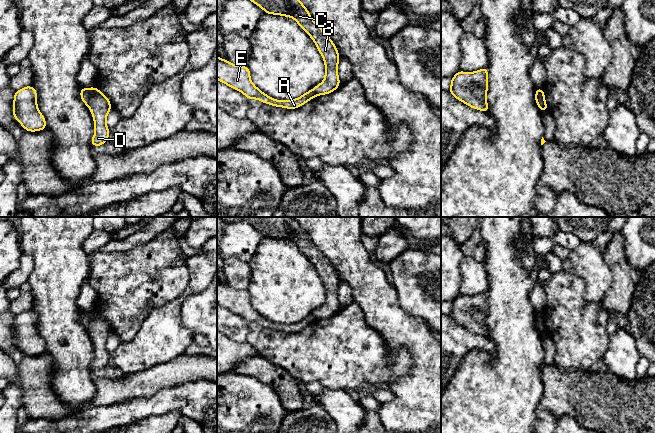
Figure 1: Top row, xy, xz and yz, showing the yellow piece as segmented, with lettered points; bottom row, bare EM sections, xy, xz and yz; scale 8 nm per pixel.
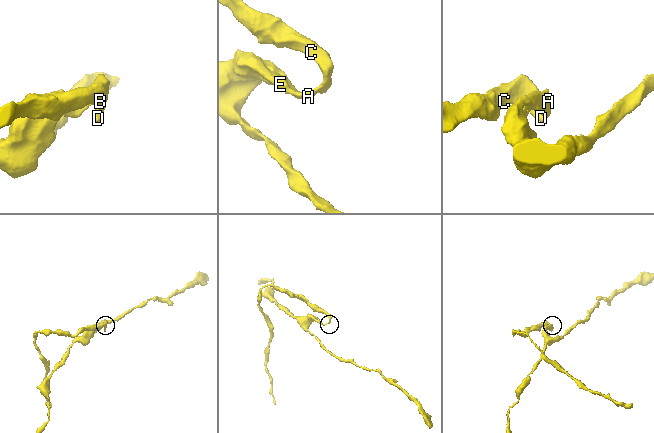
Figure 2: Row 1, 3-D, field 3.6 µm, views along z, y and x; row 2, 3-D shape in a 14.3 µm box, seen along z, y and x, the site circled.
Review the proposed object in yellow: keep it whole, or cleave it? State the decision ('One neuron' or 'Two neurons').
Two neurons

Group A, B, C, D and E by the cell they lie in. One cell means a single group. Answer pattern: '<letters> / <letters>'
A E / B C D

